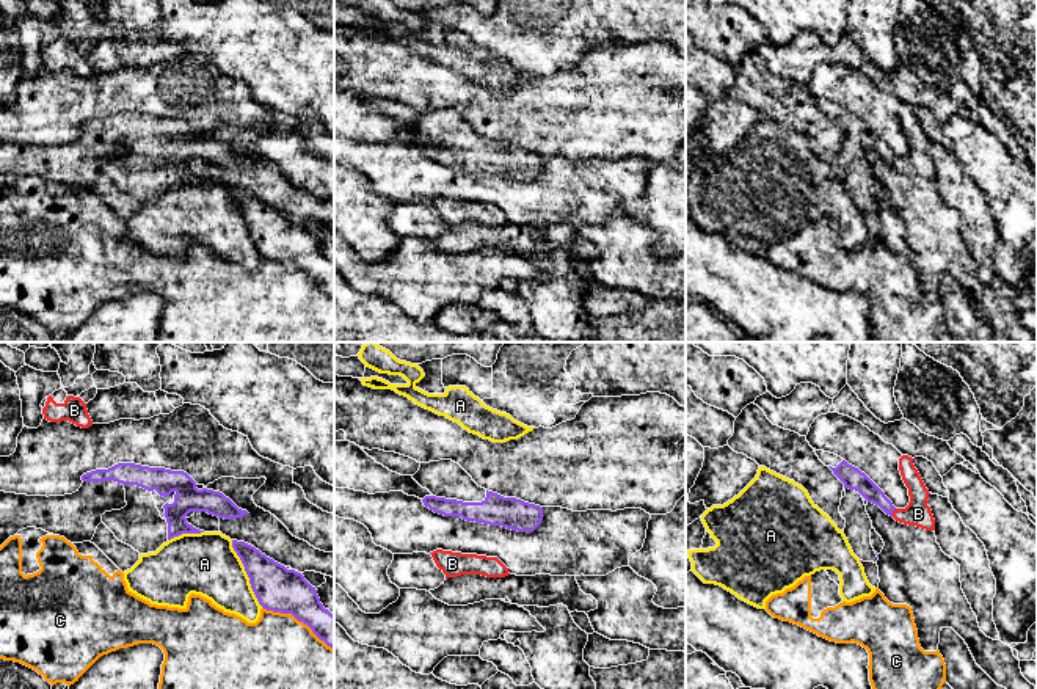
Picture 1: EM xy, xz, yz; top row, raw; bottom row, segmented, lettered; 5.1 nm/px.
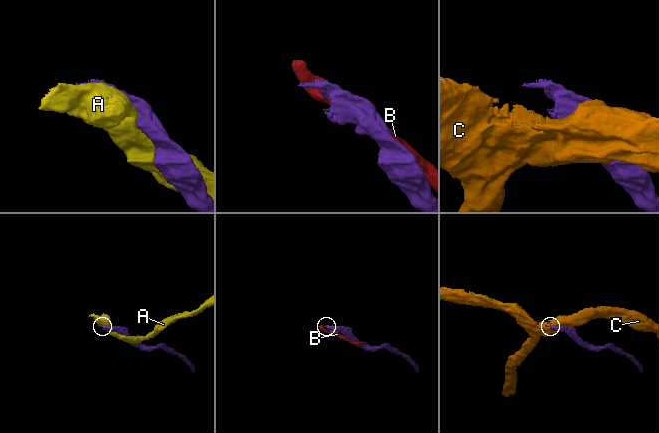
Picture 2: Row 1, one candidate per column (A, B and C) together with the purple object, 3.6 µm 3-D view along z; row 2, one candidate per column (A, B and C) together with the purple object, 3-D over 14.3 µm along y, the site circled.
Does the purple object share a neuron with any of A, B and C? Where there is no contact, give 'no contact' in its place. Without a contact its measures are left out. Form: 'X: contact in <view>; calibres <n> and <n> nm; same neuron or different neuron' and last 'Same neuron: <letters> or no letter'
A: contact in xy; calibres 220 and 320 nm; different neuron
B: contact in yz; calibres 100 and 130 nm; different neuron
C: contact in xy; calibres 220 and 480 nm; different neuron
Same neuron: no letter

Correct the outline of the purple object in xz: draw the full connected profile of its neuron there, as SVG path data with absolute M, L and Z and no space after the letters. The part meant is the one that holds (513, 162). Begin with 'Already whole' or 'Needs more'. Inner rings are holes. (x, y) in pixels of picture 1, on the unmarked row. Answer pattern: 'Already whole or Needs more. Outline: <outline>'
Needs more. Outline: M452 108L420 111L413 127L431 141L422 151L435 162L518 180L533 180L541 173L543 155L478 135Z

